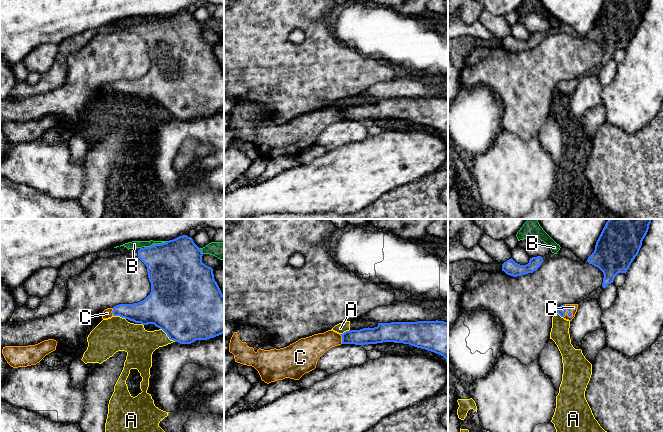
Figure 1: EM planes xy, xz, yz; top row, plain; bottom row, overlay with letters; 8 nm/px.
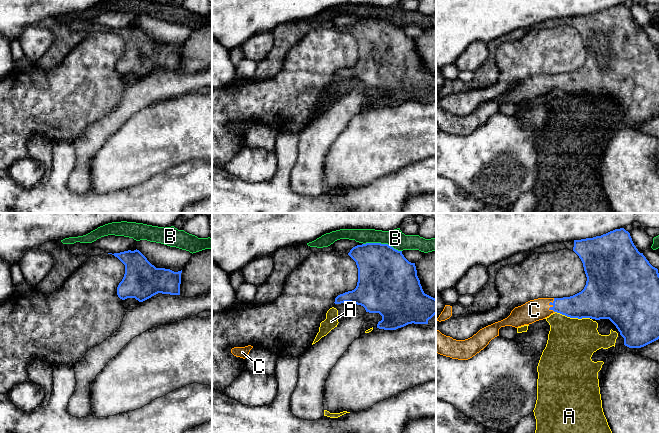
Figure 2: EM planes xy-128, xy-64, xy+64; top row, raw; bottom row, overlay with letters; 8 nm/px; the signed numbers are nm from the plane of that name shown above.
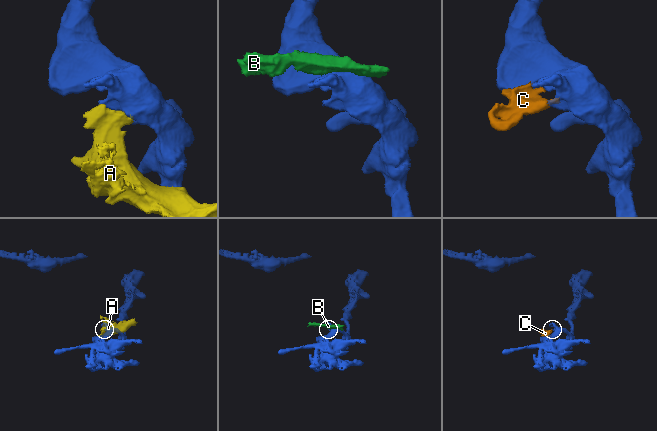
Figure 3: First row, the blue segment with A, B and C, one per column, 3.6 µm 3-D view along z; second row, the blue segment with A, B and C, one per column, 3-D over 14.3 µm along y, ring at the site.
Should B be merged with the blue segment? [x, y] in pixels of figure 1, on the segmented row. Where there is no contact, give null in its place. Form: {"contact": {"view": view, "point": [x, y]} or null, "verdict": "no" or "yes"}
{"contact": {"view": "xy", "point": [155, 244]}, "verdict": "no"}

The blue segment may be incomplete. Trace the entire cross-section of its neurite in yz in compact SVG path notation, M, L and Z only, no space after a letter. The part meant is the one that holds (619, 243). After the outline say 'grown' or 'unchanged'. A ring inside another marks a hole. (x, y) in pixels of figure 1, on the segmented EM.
M608 219L597 242L594 252L588 257L589 264L599 268L603 274L602 287L613 283L618 273L625 273L638 255L652 219Z; unchanged

